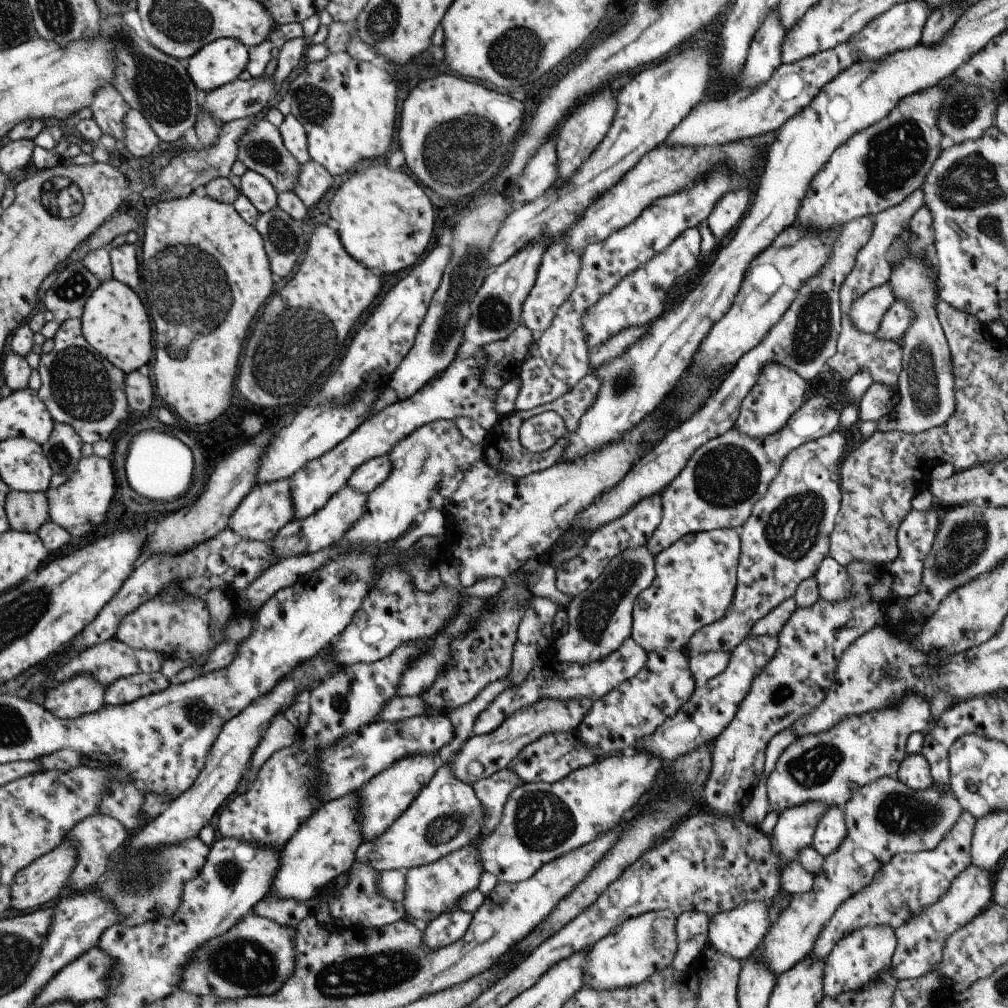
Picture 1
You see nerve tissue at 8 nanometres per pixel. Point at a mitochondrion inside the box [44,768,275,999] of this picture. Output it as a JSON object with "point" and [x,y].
{"point":[142,880]}

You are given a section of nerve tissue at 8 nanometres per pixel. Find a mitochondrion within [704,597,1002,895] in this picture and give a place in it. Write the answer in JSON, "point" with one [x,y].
{"point":[903,815]}

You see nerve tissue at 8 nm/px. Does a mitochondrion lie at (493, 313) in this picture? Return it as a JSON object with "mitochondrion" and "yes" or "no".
{"mitochondrion":"yes"}

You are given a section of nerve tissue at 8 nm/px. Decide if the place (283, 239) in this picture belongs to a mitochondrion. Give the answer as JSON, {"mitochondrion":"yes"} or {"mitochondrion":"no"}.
{"mitochondrion":"yes"}

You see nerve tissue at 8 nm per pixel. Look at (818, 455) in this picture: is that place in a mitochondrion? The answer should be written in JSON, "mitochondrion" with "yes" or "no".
{"mitochondrion":"no"}

